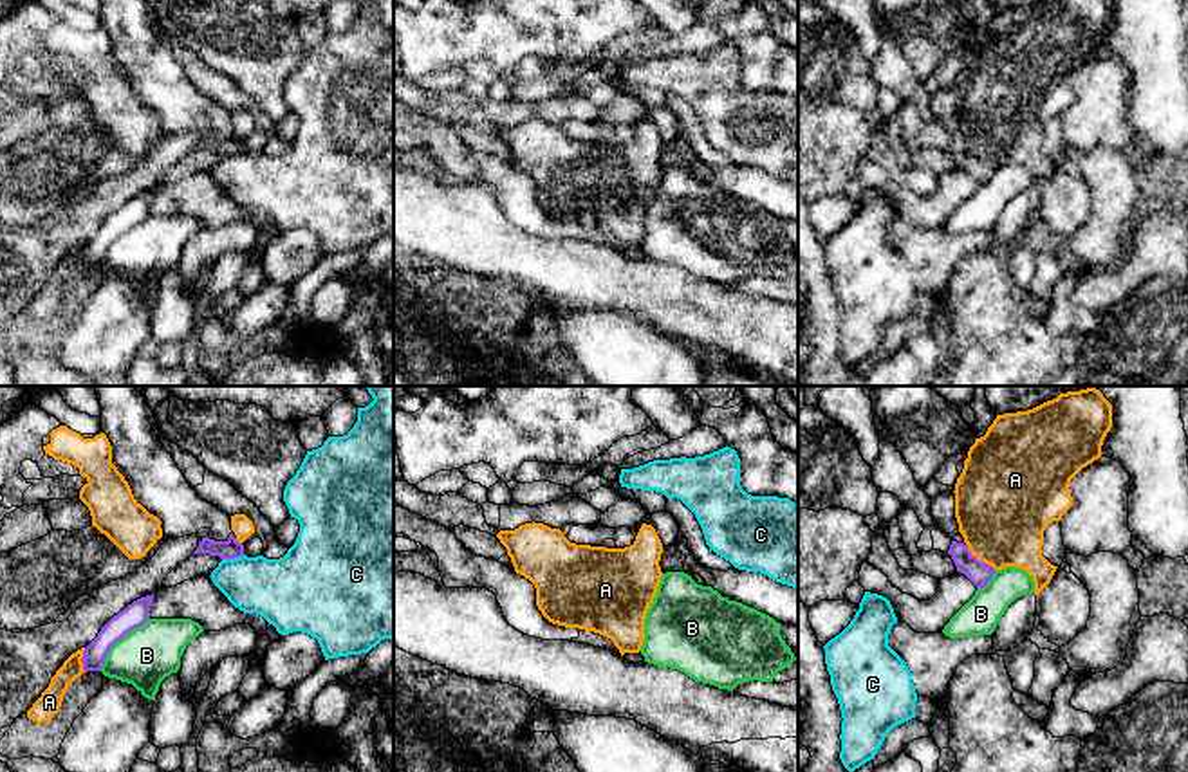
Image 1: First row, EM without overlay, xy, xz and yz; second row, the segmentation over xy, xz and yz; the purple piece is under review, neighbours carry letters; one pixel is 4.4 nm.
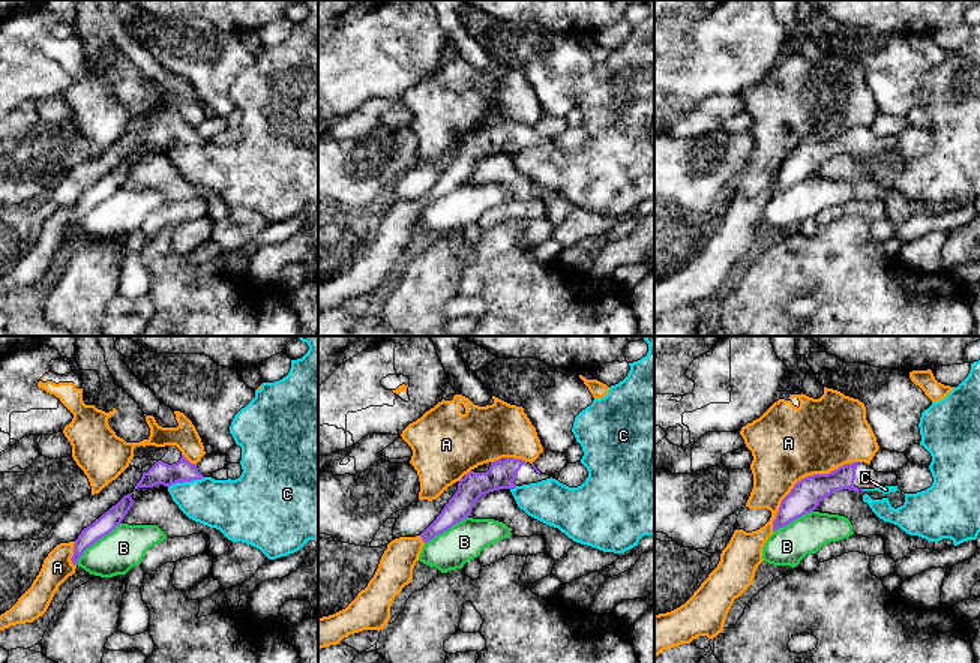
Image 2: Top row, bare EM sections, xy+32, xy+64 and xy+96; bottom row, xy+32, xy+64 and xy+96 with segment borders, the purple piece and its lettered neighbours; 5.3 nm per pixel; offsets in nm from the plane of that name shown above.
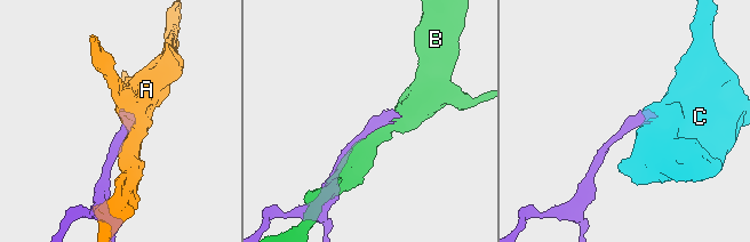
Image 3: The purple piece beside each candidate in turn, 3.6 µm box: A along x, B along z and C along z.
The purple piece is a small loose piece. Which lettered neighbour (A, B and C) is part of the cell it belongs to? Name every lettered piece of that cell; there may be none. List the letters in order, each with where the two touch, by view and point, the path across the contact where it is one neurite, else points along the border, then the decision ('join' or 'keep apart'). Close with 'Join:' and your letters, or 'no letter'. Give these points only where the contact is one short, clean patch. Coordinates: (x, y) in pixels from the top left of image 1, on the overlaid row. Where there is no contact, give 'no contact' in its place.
A: contact yz (977, 560); keep apart
B: contact xy (118, 639); keep apart
C: contact xy (233, 558); border xy (244, 554), (222, 560); keep apart
Join: no letter

